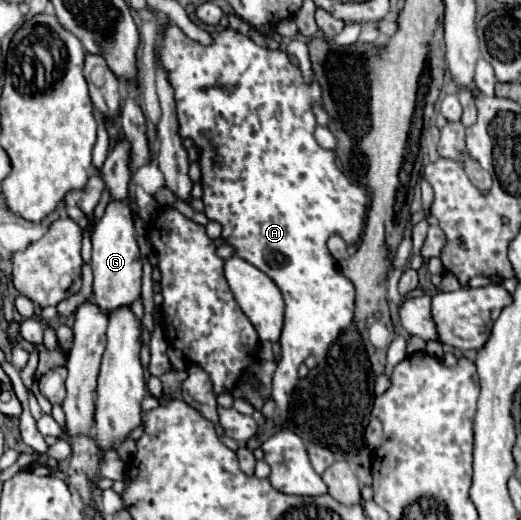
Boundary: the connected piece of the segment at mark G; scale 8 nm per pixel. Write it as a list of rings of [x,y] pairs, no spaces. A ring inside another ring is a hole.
[[[129,200],[121,204],[109,202],[105,216],[99,220],[93,232],[93,304],[103,312],[111,314],[117,308],[131,306],[141,298],[141,256],[139,246],[135,242],[135,226],[129,208]]]

